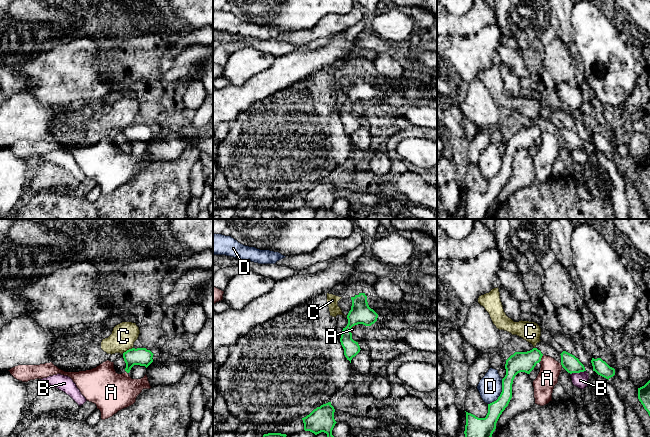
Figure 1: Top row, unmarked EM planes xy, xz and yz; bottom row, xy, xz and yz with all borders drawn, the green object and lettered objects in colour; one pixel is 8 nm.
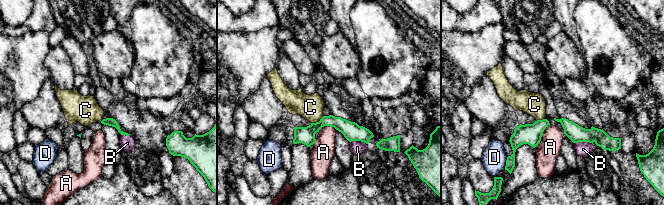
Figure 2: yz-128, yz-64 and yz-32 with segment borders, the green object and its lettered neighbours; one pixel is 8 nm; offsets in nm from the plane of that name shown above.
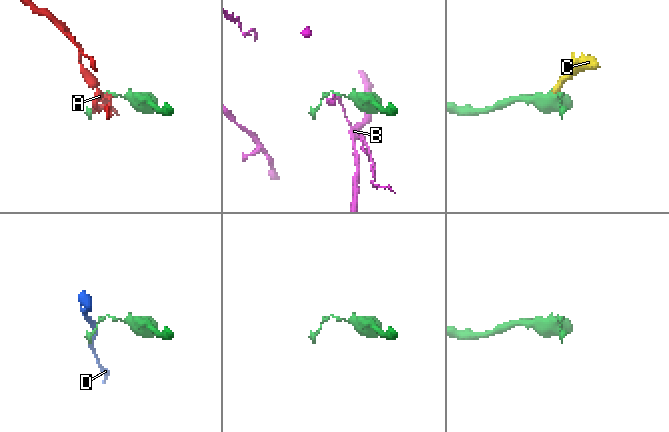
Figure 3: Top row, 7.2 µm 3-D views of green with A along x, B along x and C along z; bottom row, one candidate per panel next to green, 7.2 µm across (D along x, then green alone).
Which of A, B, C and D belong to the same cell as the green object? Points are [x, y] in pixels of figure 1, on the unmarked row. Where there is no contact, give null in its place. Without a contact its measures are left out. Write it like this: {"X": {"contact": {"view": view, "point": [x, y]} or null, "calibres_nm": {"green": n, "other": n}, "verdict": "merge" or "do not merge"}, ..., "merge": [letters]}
{"A": {"contact": {"view": "yz", "point": [541, 133]}, "calibres_nm": {"green": 160, "other": 160}, "verdict": "do not merge"}, "B": {"contact": {"view": "yz", "point": [577, 148]}, "calibres_nm": {"green": 140, "other": 120}, "verdict": "do not merge"}, "C": {"contact": {"view": "xy", "point": [127, 126]}, "calibres_nm": {"green": 140, "other": 200}, "verdict": "do not merge"}, "D": {"contact": {"view": "yz", "point": [501, 169]}, "calibres_nm": {"green": 140, "other": 190}, "verdict": "do not merge"}, "merge": []}

